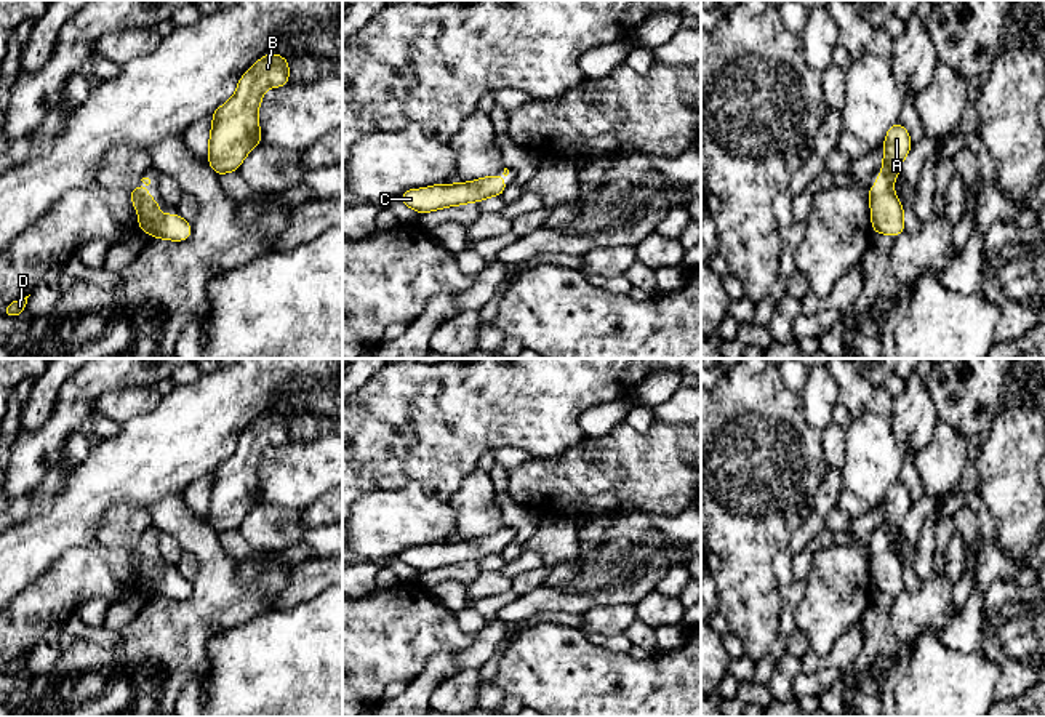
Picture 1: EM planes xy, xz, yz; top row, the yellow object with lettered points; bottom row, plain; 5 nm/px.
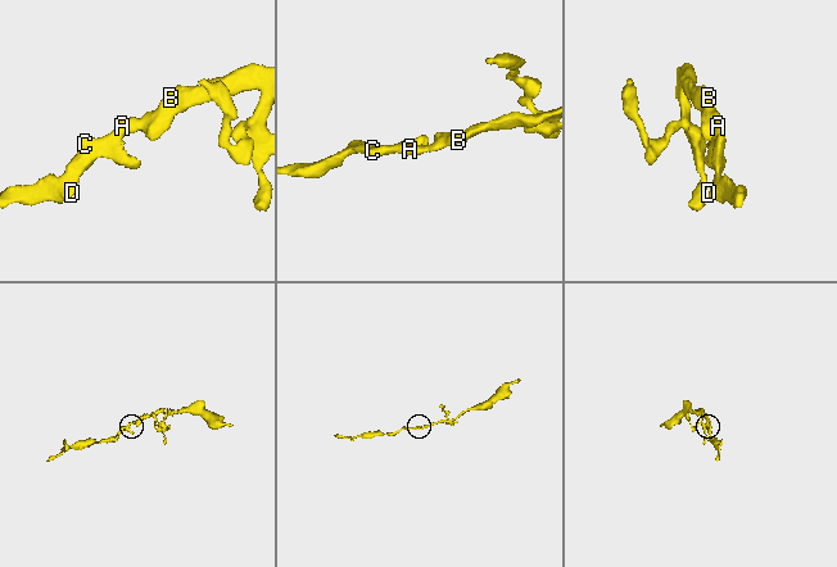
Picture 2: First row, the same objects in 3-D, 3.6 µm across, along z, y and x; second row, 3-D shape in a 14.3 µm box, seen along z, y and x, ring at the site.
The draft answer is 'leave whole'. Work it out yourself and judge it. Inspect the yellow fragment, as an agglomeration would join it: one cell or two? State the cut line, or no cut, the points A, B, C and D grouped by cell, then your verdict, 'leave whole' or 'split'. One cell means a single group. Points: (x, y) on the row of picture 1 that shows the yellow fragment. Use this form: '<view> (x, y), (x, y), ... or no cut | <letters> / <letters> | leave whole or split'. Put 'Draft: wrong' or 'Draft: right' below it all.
no cut | A B C D | leave whole
Draft: right

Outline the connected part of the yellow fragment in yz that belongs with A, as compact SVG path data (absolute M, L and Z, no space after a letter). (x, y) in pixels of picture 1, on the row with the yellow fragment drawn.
M896 122L887 131L883 142L882 173L872 178L880 189L867 187L871 203L872 232L898 237L904 232L904 210L895 195L893 182L899 176L899 166L912 147L909 131Z

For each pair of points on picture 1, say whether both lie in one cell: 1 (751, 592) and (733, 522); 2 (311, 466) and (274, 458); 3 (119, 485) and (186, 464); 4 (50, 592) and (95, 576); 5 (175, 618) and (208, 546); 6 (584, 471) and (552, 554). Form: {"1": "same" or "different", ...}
{"1": "same", "2": "same", "3": "same", "4": "same", "5": "same", "6": "different"}

